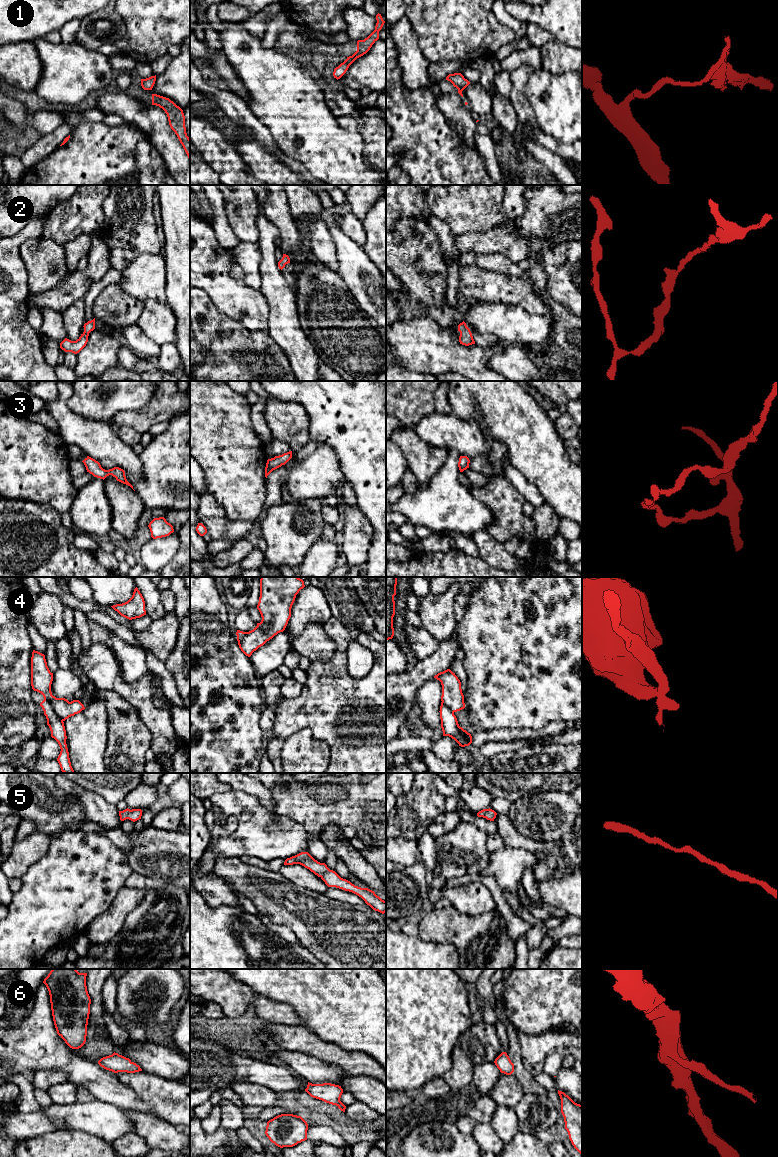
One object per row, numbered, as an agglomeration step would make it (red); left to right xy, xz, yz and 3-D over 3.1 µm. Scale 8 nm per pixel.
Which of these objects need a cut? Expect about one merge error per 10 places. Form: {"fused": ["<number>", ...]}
{"fused": ["4"]}

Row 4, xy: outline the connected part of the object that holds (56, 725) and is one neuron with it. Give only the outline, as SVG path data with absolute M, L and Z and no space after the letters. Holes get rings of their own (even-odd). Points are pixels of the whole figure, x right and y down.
M46 699L40 703L40 706L42 707L44 715L46 716L47 725L51 731L51 737L58 742L61 749L57 758L61 771L63 773L74 773L66 744L67 736L64 722L56 715L54 709Z

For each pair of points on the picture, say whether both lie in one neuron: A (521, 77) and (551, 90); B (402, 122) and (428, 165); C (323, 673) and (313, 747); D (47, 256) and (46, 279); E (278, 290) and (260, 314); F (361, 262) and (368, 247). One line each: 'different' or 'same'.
A: different
B: same
C: different
D: same
E: different
F: different

